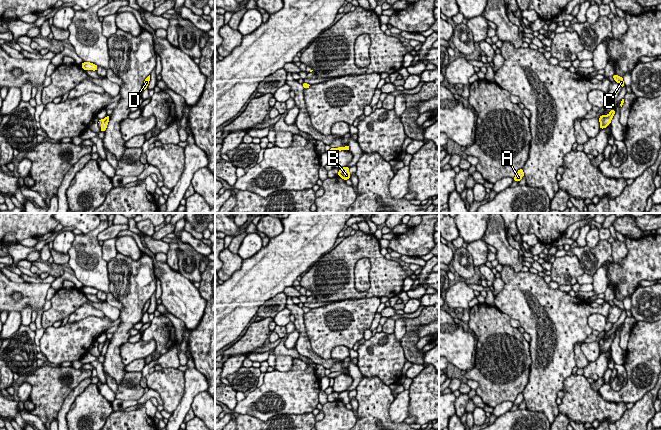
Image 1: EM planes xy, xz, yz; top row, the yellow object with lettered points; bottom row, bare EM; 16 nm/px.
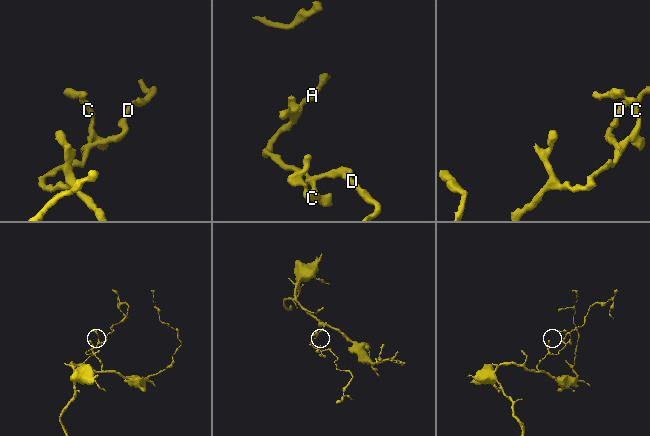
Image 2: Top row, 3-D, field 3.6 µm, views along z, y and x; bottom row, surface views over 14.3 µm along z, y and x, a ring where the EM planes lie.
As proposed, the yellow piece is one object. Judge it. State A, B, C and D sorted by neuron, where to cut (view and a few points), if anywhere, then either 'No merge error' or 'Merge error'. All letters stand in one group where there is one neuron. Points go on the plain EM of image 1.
Groups: A B C / D. Split along xy (106, 342), (100, 351). Merge error

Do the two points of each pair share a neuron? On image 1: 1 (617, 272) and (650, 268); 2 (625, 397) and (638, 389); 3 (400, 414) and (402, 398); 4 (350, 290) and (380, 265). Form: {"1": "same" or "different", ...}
{"1": "same", "2": "same", "3": "same", "4": "same"}

